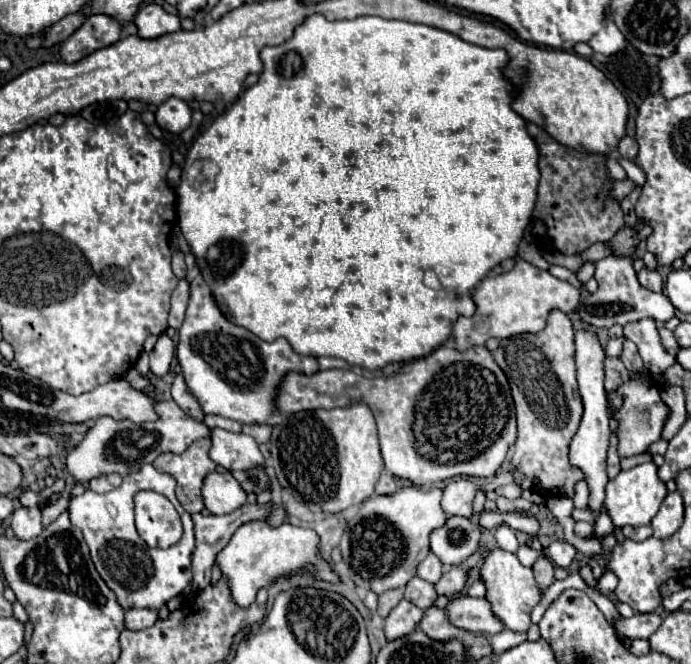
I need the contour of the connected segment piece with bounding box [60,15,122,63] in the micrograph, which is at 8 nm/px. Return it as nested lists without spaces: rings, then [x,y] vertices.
[[[92,15],[88,17],[80,29],[76,29],[68,41],[62,43],[60,55],[66,63],[76,63],[96,49],[108,47],[120,39],[122,25],[106,15]]]

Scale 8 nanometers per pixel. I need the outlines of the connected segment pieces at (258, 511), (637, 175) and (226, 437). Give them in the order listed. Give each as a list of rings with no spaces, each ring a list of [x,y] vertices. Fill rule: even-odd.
[[[246,503],[242,505],[240,509],[228,513],[228,515],[208,515],[204,517],[202,513],[192,513],[192,521],[194,521],[194,533],[196,533],[196,549],[194,549],[194,555],[192,555],[192,573],[194,573],[194,579],[192,579],[192,587],[196,593],[204,591],[208,585],[210,585],[210,575],[212,575],[212,565],[214,565],[214,557],[218,551],[222,551],[230,537],[234,535],[234,531],[248,523],[248,521],[254,521],[254,519],[266,519],[272,511],[274,503],[266,503],[266,505],[258,505],[258,503]]]
[[[620,159],[620,165],[626,169],[628,179],[632,179],[636,185],[644,185],[646,177],[644,177],[644,173],[642,173],[642,169],[640,169],[638,165],[634,165],[634,163],[628,161],[628,159]]]
[[[212,429],[210,439],[212,439],[212,449],[210,449],[212,461],[230,471],[264,465],[264,457],[258,449],[258,443],[244,433]]]

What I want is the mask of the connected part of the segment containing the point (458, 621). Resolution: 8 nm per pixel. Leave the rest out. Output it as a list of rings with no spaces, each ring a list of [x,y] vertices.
[[[458,597],[454,601],[448,601],[444,607],[448,621],[464,631],[470,633],[500,633],[504,625],[500,619],[492,613],[490,603],[486,599],[474,599],[474,597]]]

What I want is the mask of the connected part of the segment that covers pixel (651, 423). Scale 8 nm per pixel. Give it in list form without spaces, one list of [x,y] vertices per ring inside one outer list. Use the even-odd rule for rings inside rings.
[[[630,379],[622,387],[618,387],[618,391],[624,395],[624,405],[614,415],[620,423],[618,425],[620,457],[632,457],[632,455],[646,453],[646,449],[662,437],[662,429],[670,417],[670,407],[662,401],[660,389],[656,385],[650,385],[646,379]]]

